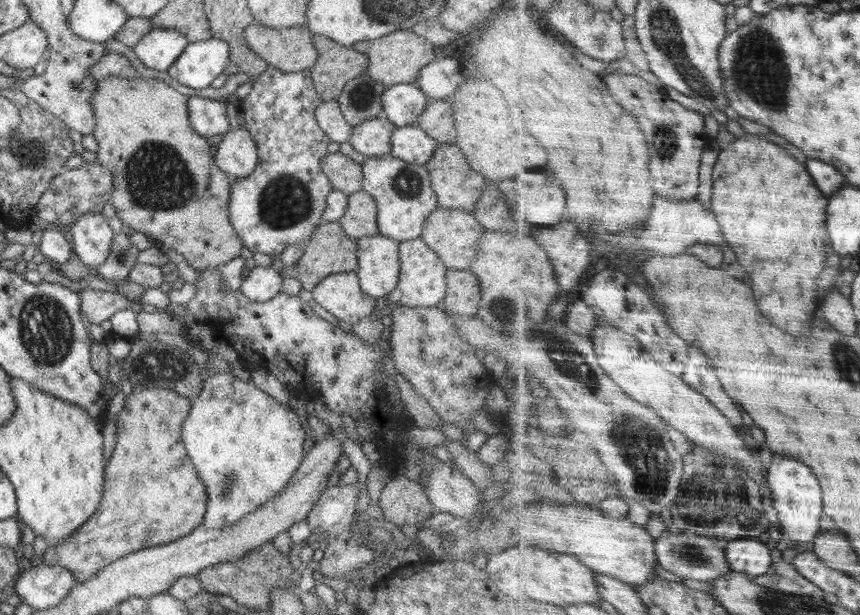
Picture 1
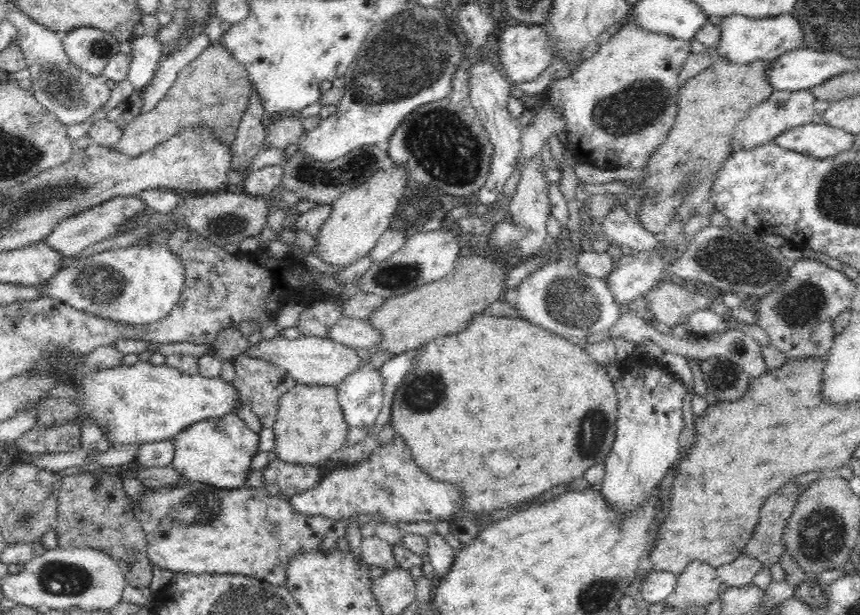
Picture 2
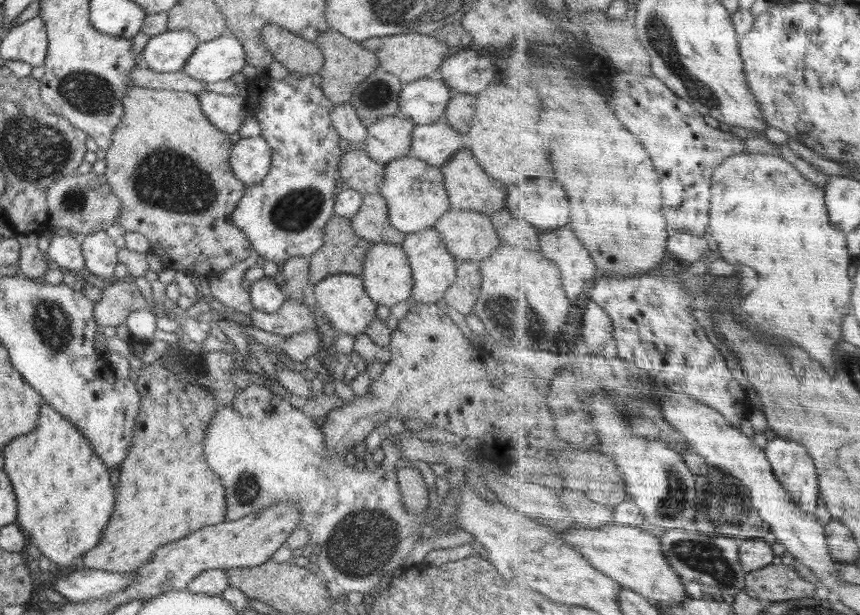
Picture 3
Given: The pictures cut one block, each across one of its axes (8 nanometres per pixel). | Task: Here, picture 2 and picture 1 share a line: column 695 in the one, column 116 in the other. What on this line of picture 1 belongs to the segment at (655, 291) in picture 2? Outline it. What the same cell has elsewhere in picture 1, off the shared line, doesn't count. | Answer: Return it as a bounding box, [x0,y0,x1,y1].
[80,288,130,324]

